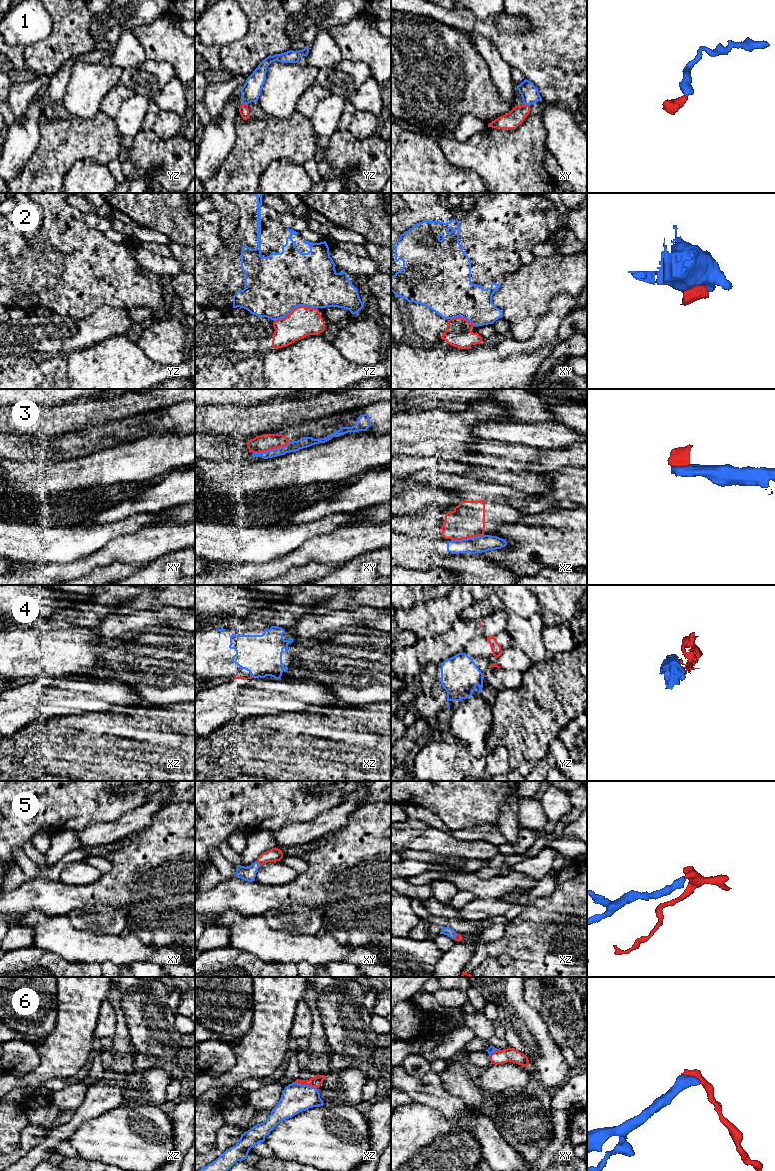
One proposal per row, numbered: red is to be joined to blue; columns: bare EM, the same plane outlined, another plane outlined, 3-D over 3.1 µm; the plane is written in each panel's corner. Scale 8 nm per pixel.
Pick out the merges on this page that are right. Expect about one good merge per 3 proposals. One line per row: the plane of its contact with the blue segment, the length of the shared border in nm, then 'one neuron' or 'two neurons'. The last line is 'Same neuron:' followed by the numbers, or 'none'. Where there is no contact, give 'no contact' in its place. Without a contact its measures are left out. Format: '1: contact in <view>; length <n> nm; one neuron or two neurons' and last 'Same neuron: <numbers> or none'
1: contact in xy; length 60 nm; one neuron
2: contact in yz; length 360 nm; two neurons
3: contact in xy; length 300 nm; two neurons
4: contact in xz; length 30 nm; two neurons
5: contact in xy; length 50 nm; one neuron
6: contact in xz; length 200 nm; one neuron
Same neuron: 1, 5, 6

